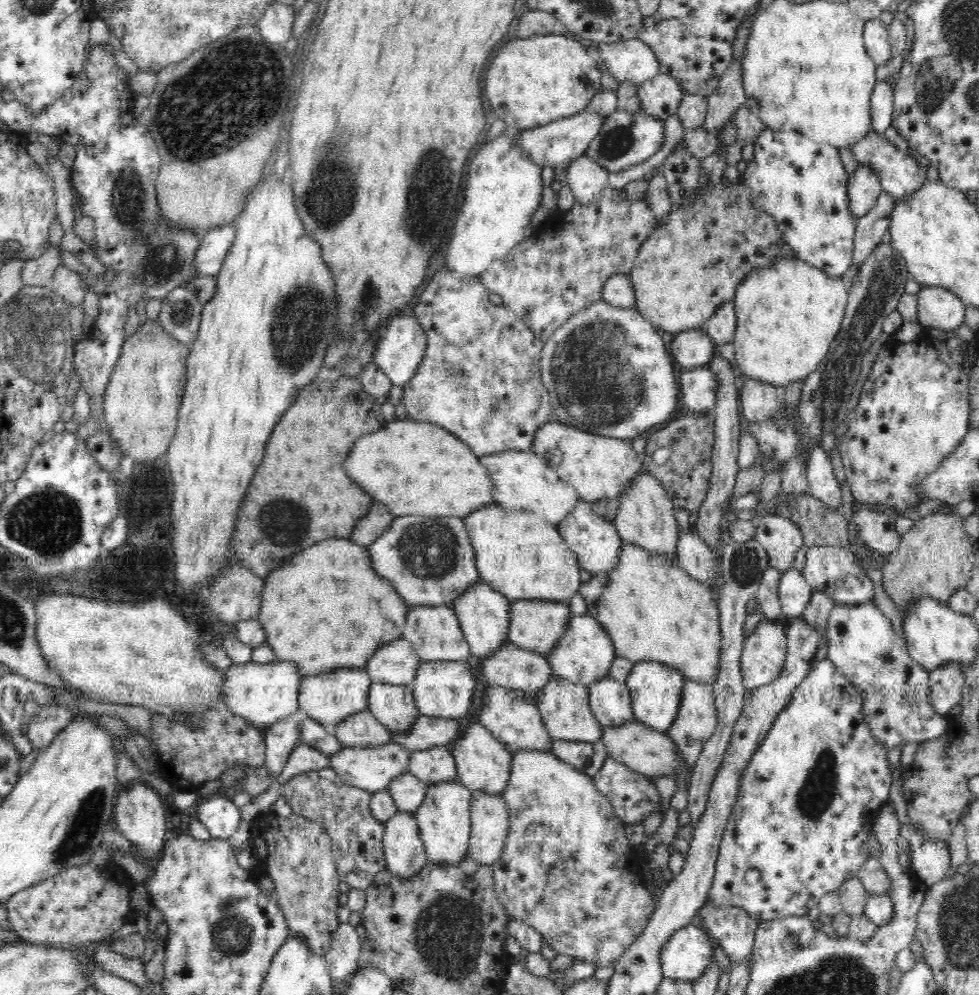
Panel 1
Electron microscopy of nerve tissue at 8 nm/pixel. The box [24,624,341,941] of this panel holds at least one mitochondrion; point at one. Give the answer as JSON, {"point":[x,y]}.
{"point":[78,838]}

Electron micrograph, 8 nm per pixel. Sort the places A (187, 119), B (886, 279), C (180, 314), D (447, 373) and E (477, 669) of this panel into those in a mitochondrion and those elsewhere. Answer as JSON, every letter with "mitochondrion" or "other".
{"A":"mitochondrion","B":"mitochondrion","C":"mitochondrion","D":"mitochondrion","E":"other"}

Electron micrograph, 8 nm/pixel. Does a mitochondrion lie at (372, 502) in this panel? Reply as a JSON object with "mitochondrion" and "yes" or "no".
{"mitochondrion":"no"}

